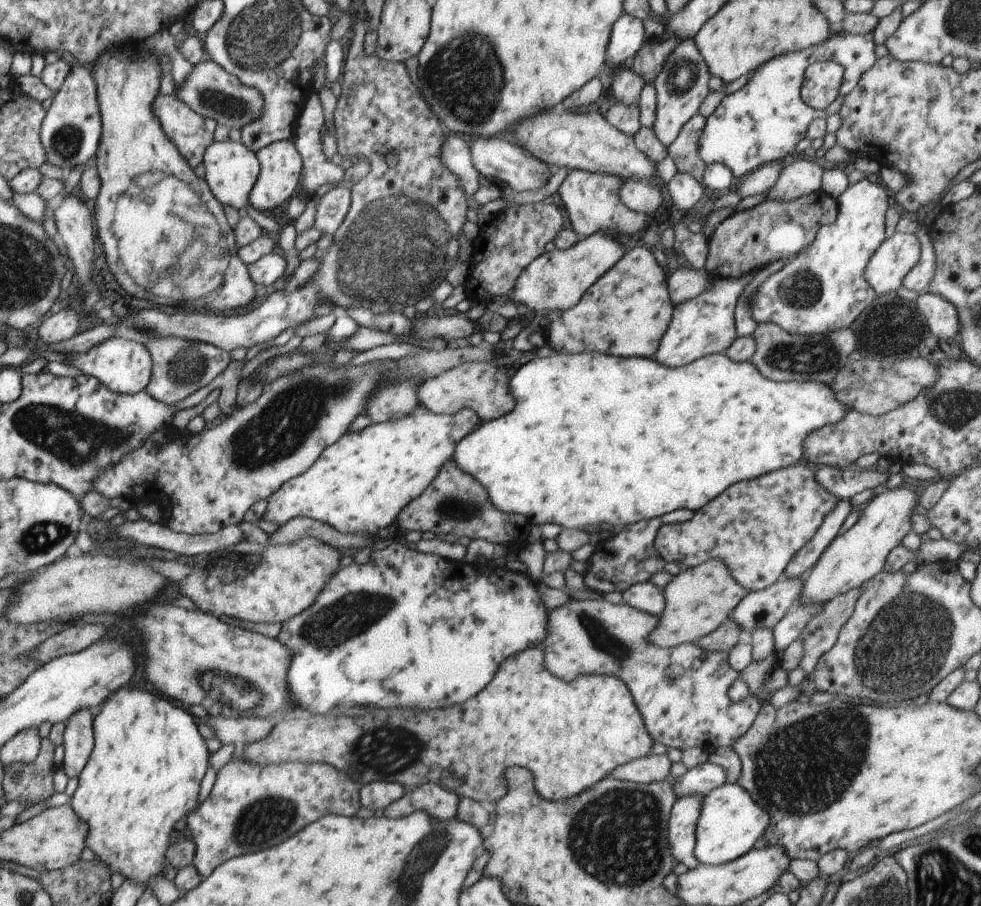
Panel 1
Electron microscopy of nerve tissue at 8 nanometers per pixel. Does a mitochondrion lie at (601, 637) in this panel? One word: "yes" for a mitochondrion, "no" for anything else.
yes

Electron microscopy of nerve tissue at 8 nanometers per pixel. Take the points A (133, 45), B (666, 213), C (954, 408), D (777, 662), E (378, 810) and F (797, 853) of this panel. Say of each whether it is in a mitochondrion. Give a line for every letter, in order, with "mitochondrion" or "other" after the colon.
A: other
B: other
C: mitochondrion
D: other
E: other
F: other

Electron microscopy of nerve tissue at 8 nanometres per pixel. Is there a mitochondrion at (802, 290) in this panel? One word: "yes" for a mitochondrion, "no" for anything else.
yes

